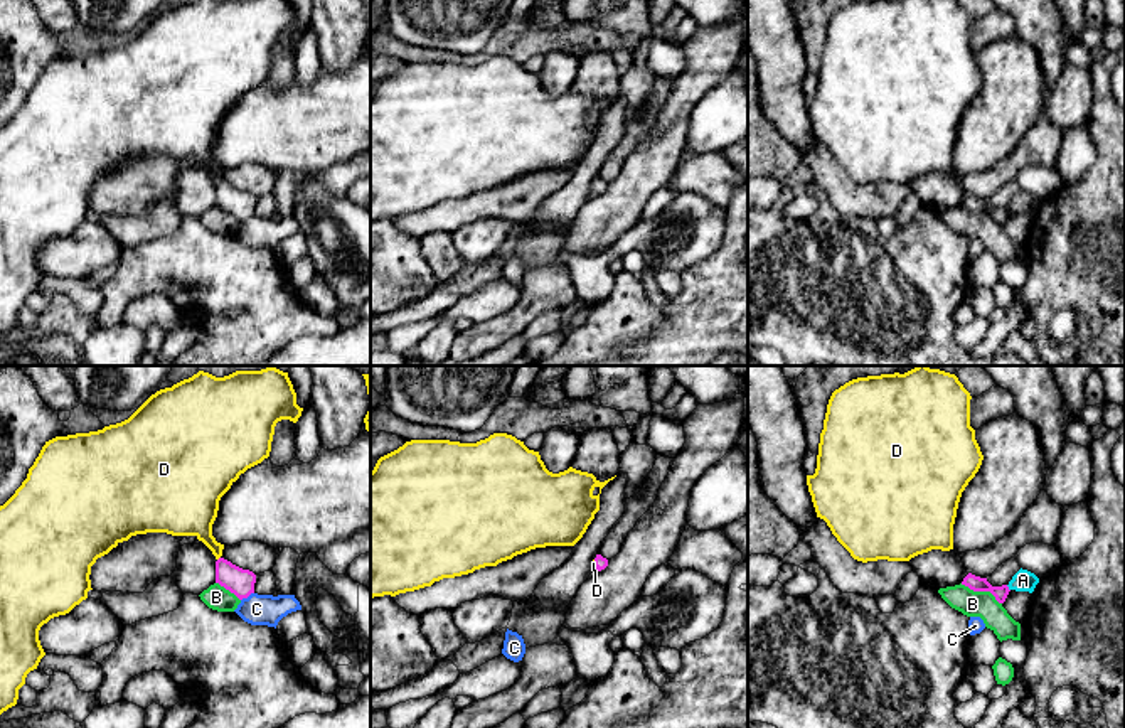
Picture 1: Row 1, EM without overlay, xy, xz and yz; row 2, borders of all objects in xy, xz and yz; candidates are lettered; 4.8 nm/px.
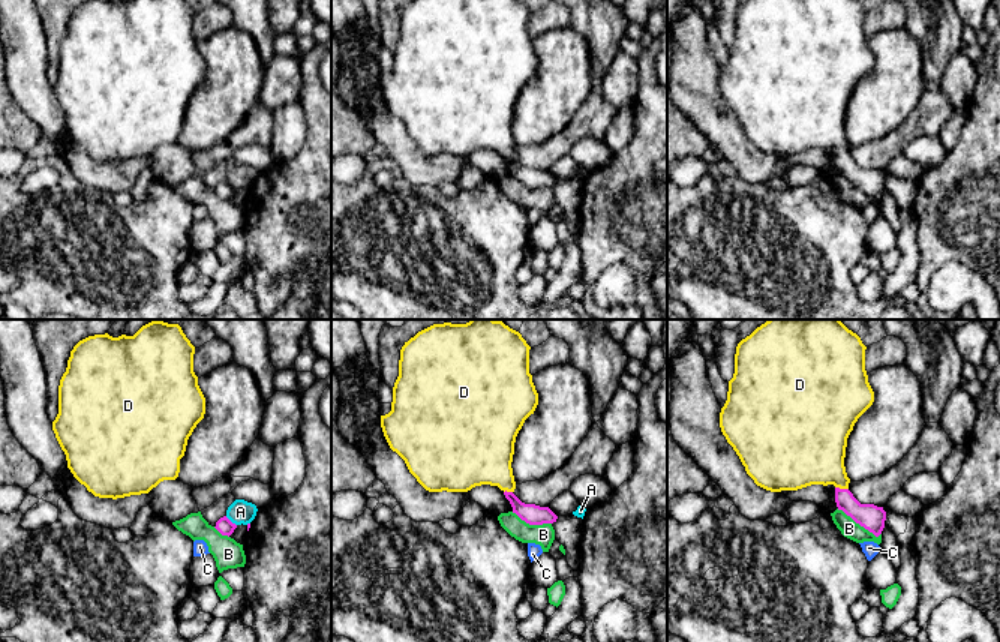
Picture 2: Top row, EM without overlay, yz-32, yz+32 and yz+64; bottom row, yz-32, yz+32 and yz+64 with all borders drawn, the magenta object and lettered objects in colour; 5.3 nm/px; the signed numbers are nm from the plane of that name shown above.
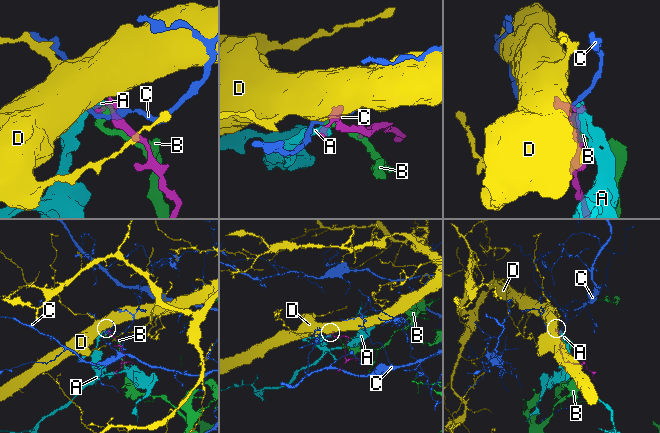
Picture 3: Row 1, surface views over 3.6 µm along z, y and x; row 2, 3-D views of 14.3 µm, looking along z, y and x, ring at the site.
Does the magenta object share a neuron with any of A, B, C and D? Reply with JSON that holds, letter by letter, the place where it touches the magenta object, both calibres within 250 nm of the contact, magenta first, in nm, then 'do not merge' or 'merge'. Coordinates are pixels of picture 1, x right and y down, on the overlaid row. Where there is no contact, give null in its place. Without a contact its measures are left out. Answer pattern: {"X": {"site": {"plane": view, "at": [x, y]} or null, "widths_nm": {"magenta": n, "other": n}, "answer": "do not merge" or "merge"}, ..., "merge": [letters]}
{"A": {"site": {"plane": "yz", "at": [1007, 588]}, "widths_nm": {"magenta": 70, "other": 100}, "answer": "do not merge"}, "B": {"site": {"plane": "yz", "at": [981, 590]}, "widths_nm": {"magenta": 70, "other": 130}, "answer": "do not merge"}, "C": {"site": {"plane": "xy", "at": [246, 597]}, "widths_nm": {"magenta": 130, "other": 140}, "answer": "do not merge"}, "D": {"site": {"plane": "xz", "at": [595, 565]}, "widths_nm": {"magenta": 60, "other": 20}, "answer": "merge"}, "merge": ["D"]}

